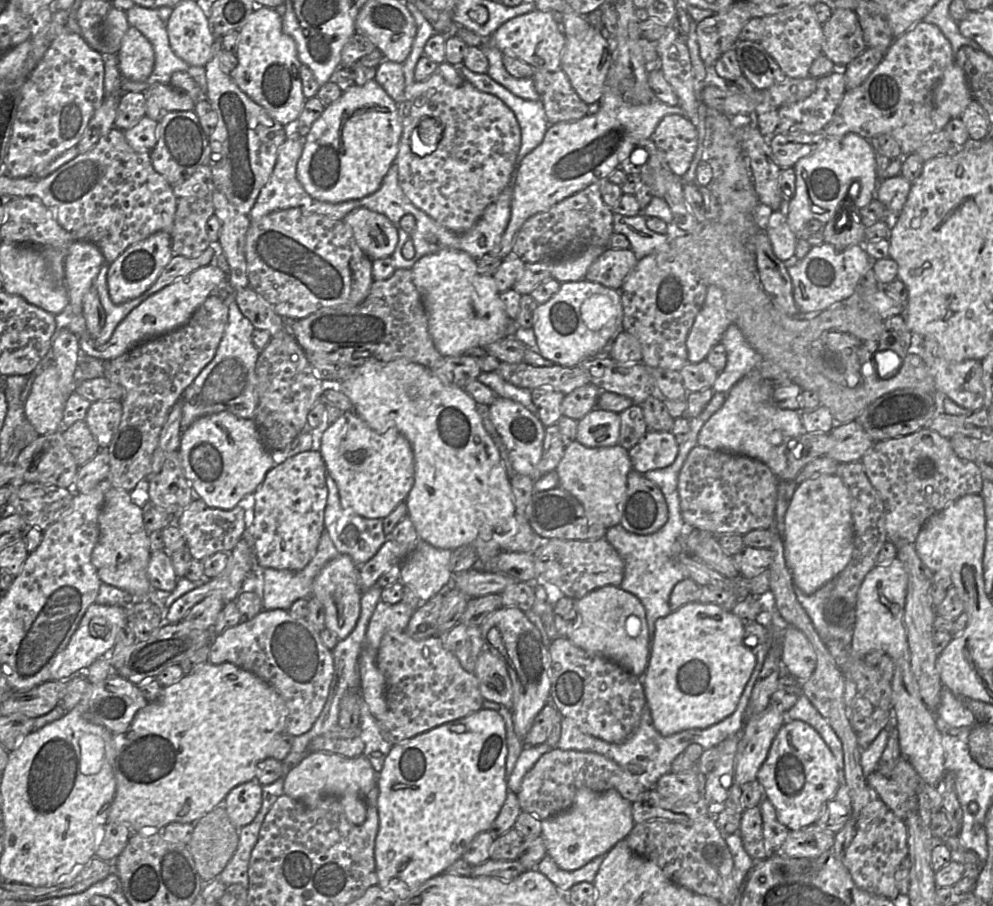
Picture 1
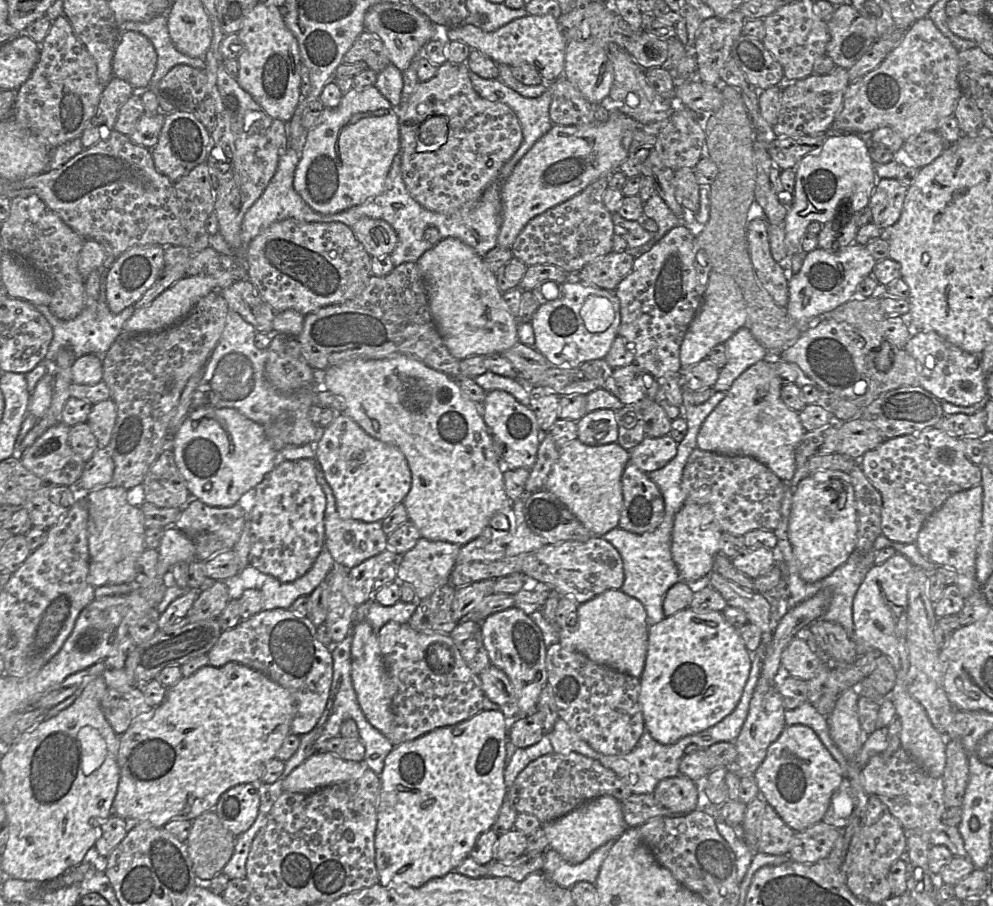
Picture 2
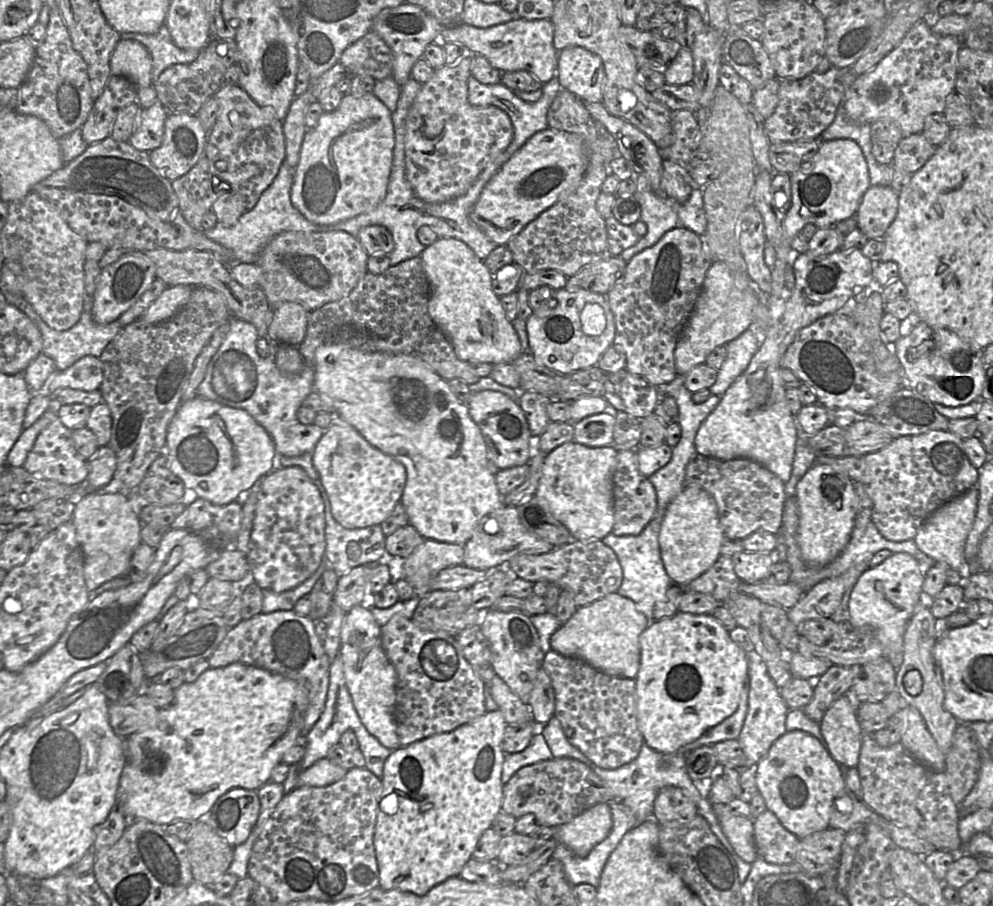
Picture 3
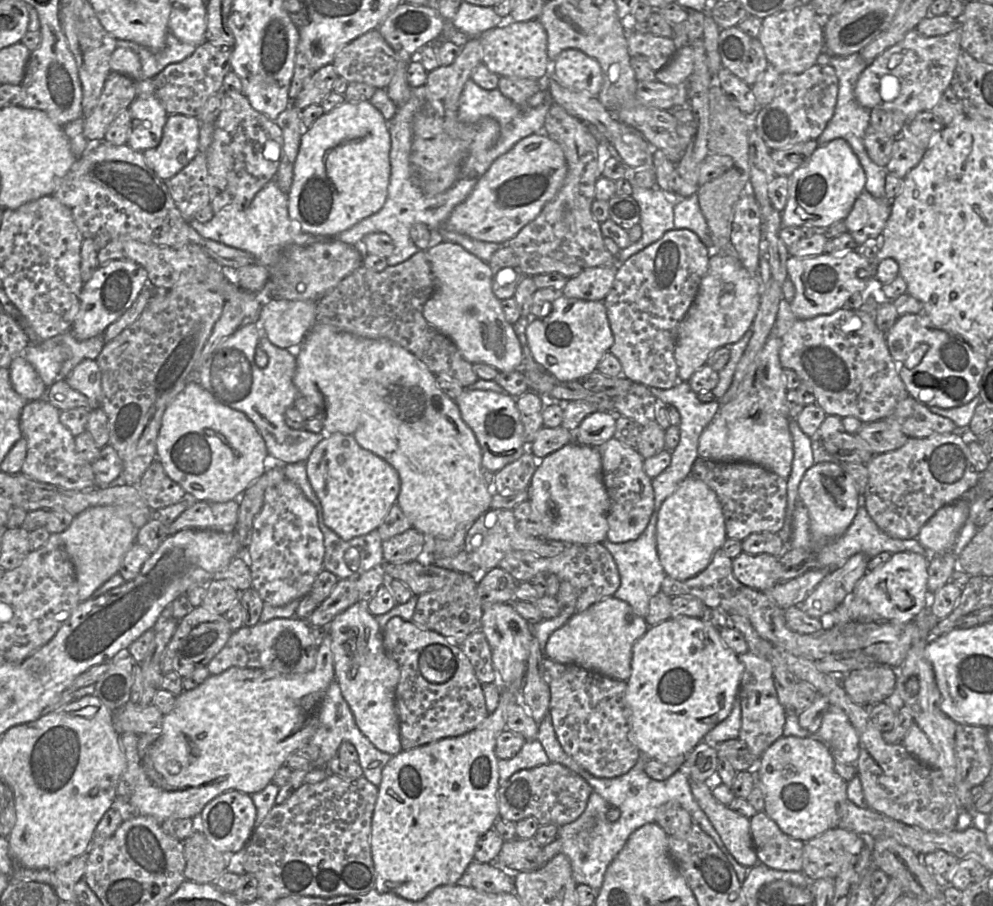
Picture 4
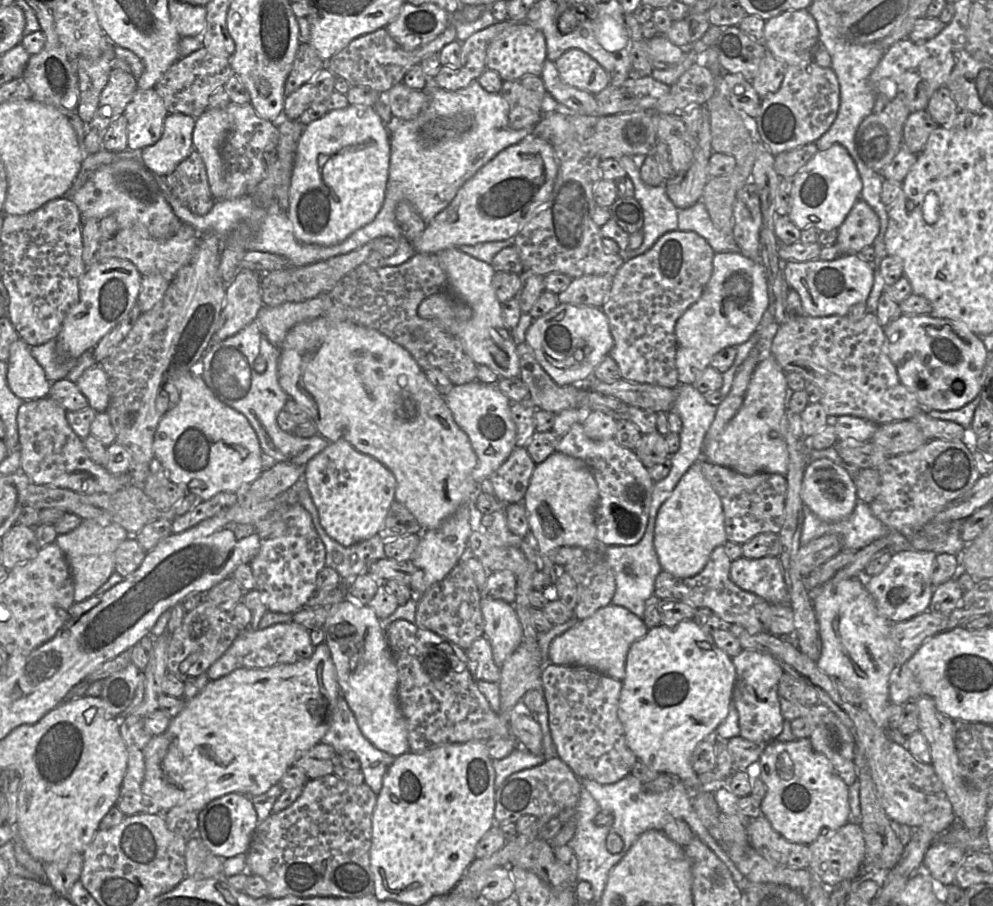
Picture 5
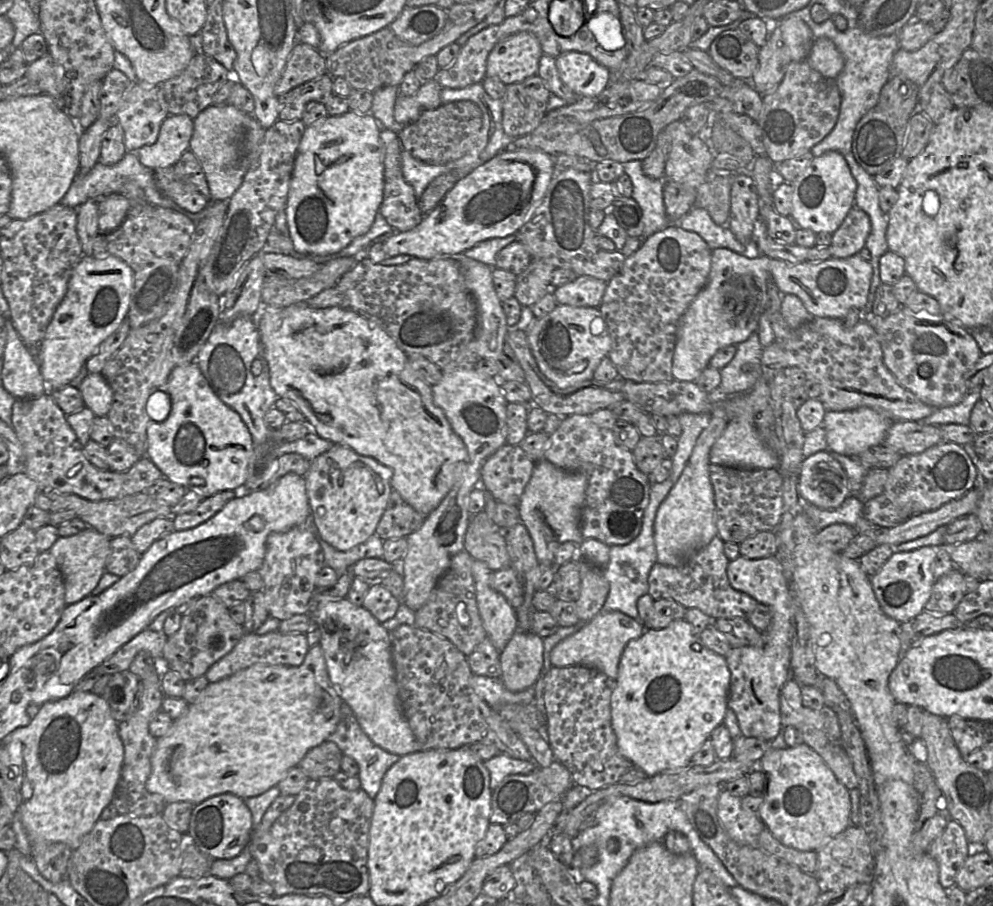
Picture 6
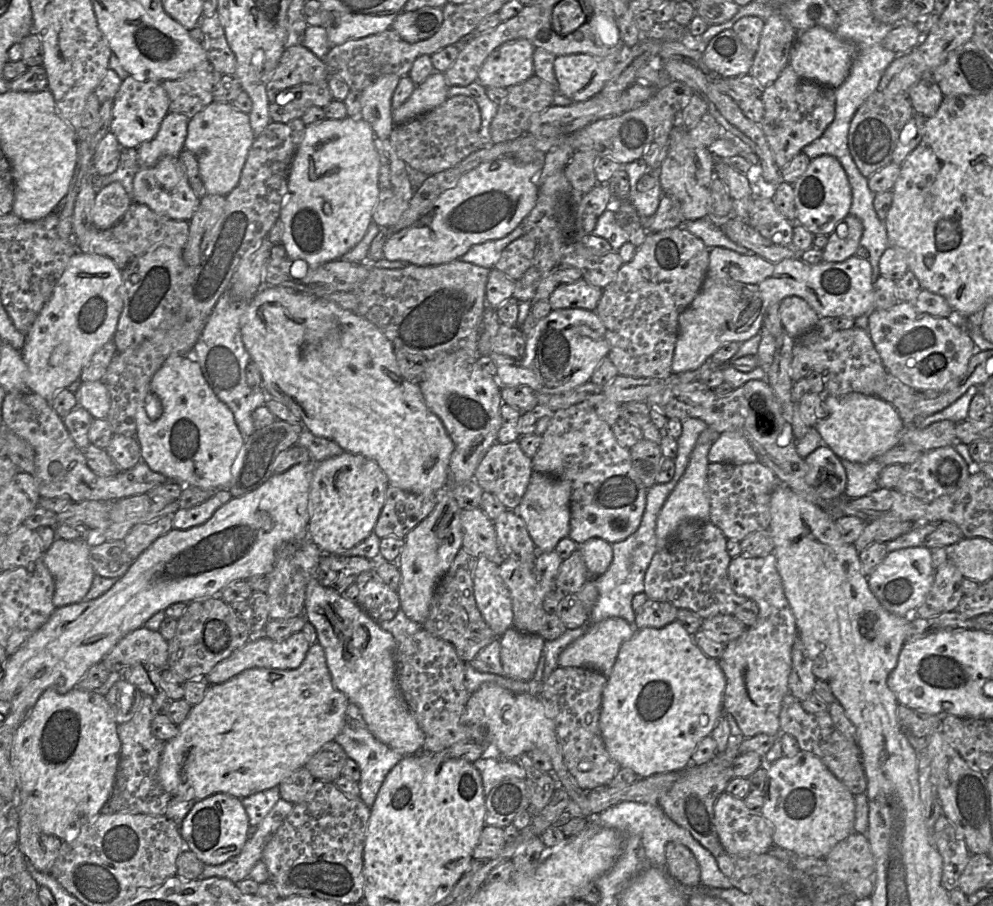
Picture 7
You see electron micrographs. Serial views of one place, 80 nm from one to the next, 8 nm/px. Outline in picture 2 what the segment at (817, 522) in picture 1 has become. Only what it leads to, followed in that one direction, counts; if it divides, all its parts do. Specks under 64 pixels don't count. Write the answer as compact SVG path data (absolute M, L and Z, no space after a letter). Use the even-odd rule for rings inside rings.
M819 470L800 480L793 492L788 534L804 581L817 582L842 565L856 549L858 534L850 475L837 470Z

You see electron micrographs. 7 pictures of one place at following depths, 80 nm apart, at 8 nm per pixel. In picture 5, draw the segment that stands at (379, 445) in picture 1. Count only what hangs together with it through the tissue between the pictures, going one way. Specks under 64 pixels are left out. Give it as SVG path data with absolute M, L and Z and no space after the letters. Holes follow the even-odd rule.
M342 439L329 443L305 465L304 478L322 528L344 547L377 535L395 500L396 479L393 473Z

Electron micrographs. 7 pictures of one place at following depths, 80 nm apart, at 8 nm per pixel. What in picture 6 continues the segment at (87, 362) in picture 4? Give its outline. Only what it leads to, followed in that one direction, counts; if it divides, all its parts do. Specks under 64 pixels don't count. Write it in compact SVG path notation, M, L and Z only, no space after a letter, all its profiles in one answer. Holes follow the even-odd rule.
M88 373L78 389L83 398L84 405L95 416L107 416L113 400L113 393L101 373Z

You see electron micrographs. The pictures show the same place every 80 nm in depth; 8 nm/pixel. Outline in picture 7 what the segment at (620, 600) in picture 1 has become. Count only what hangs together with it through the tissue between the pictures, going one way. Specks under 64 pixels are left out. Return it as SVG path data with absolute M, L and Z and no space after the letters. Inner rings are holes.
M619 617L590 625L587 632L565 647L558 657L560 667L586 667L608 677L621 645L633 637L634 624Z

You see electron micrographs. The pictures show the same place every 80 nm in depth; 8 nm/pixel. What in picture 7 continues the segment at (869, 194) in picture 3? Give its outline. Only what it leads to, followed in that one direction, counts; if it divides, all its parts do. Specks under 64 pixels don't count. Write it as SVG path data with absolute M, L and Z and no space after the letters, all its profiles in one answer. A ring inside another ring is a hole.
M851 213L829 235L823 249L824 262L843 262L856 255L864 232L862 221Z

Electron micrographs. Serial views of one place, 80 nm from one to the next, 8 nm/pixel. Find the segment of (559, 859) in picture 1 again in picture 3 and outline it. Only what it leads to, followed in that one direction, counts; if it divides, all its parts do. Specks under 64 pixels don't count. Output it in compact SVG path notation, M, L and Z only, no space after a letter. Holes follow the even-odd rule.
M597 803L570 822L554 828L554 839L585 858L602 842L612 828L612 815L608 803Z

